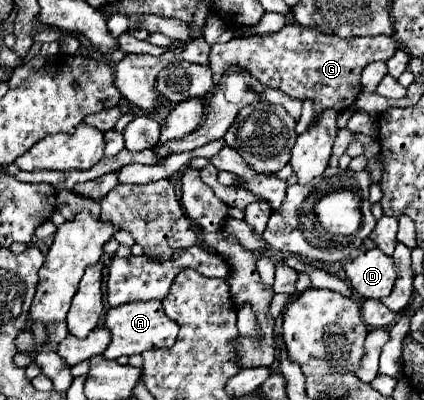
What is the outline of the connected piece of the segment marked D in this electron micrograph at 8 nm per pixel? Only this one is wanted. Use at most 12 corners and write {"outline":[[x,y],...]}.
{"outline":[[378,249],[346,261],[346,275],[362,299],[392,293],[392,257]]}

